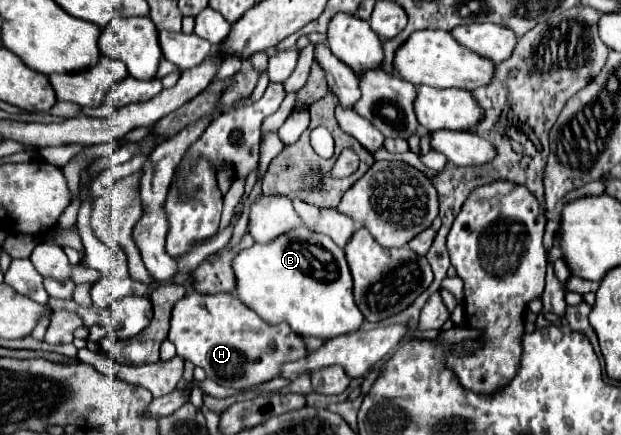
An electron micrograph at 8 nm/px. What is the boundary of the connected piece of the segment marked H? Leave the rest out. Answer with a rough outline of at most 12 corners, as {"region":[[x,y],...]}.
{"region":[[188,292],[170,342],[248,392],[306,358],[304,338],[234,294]]}

